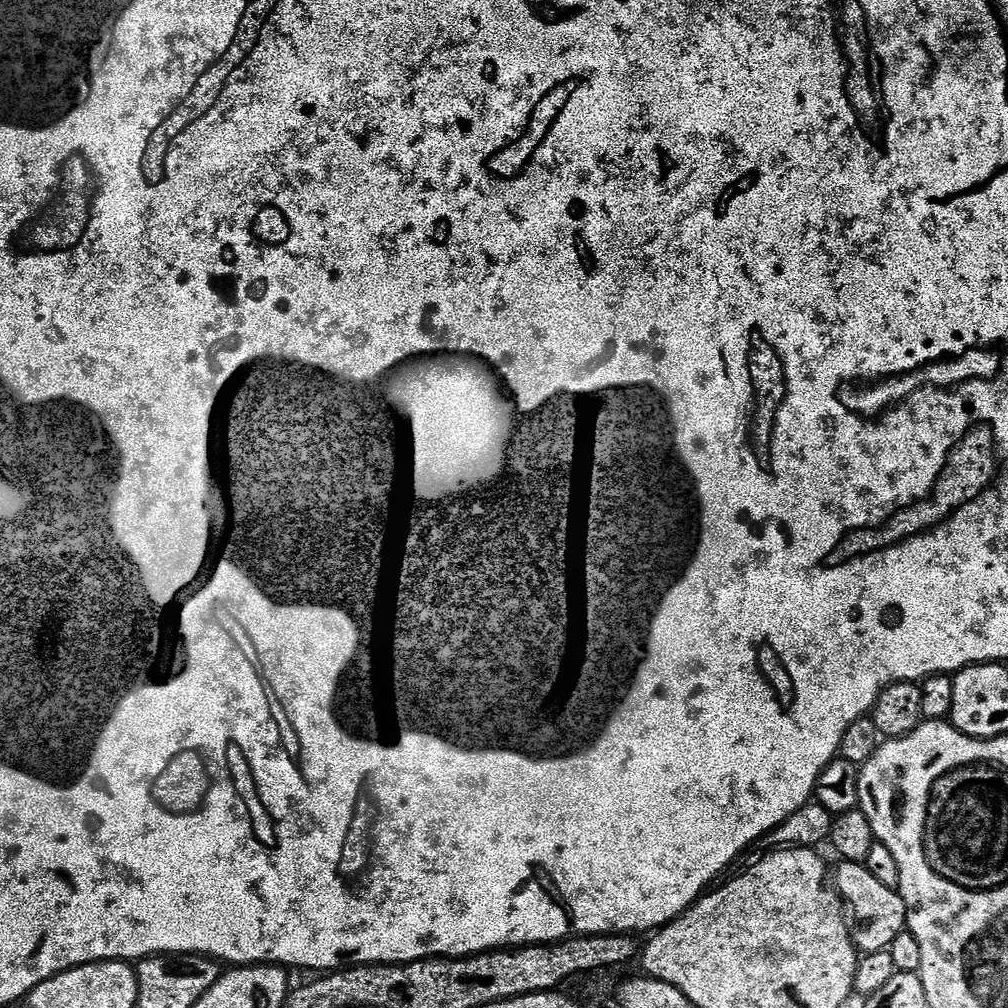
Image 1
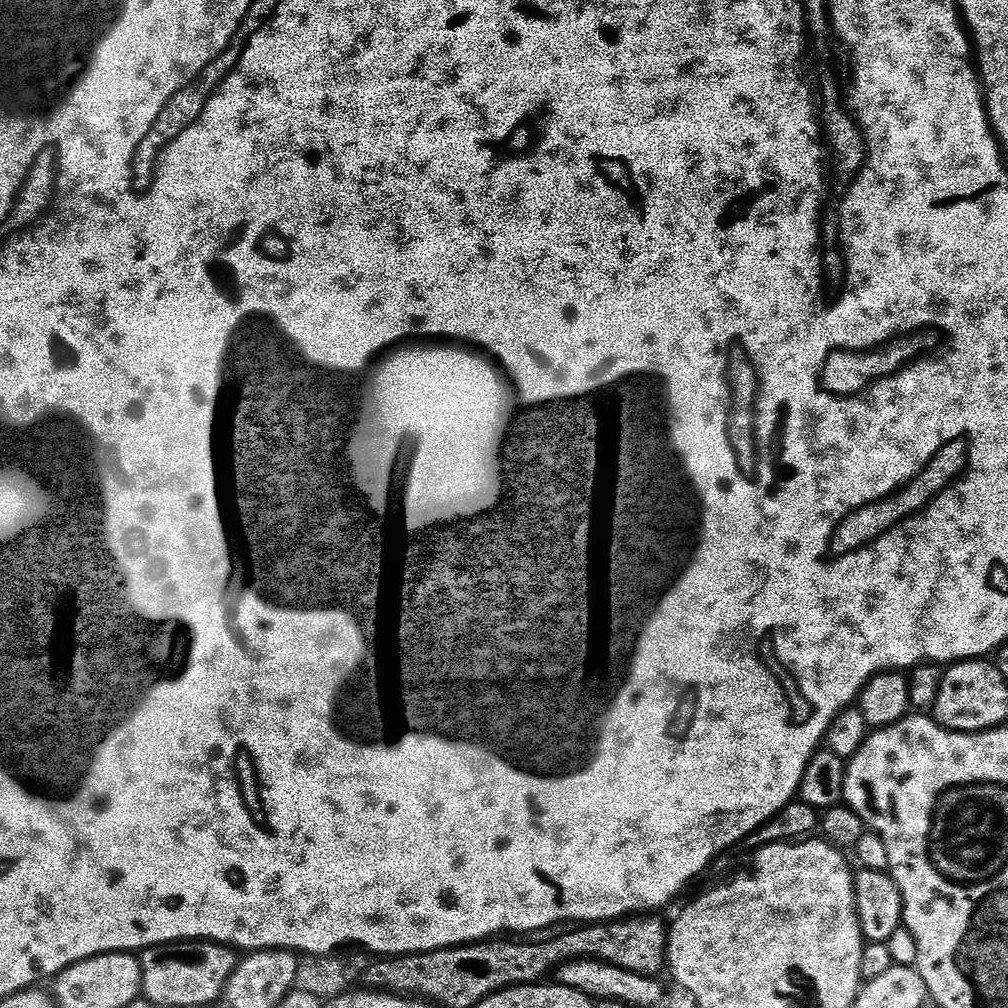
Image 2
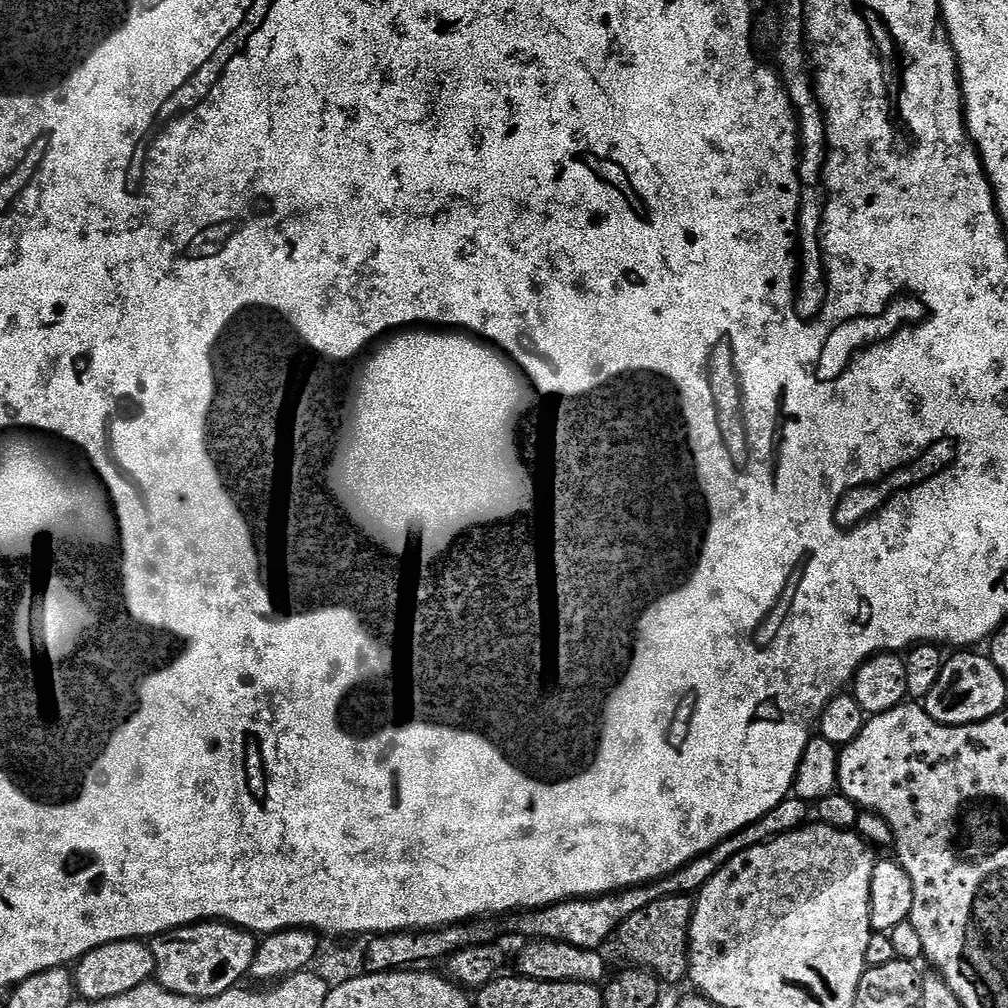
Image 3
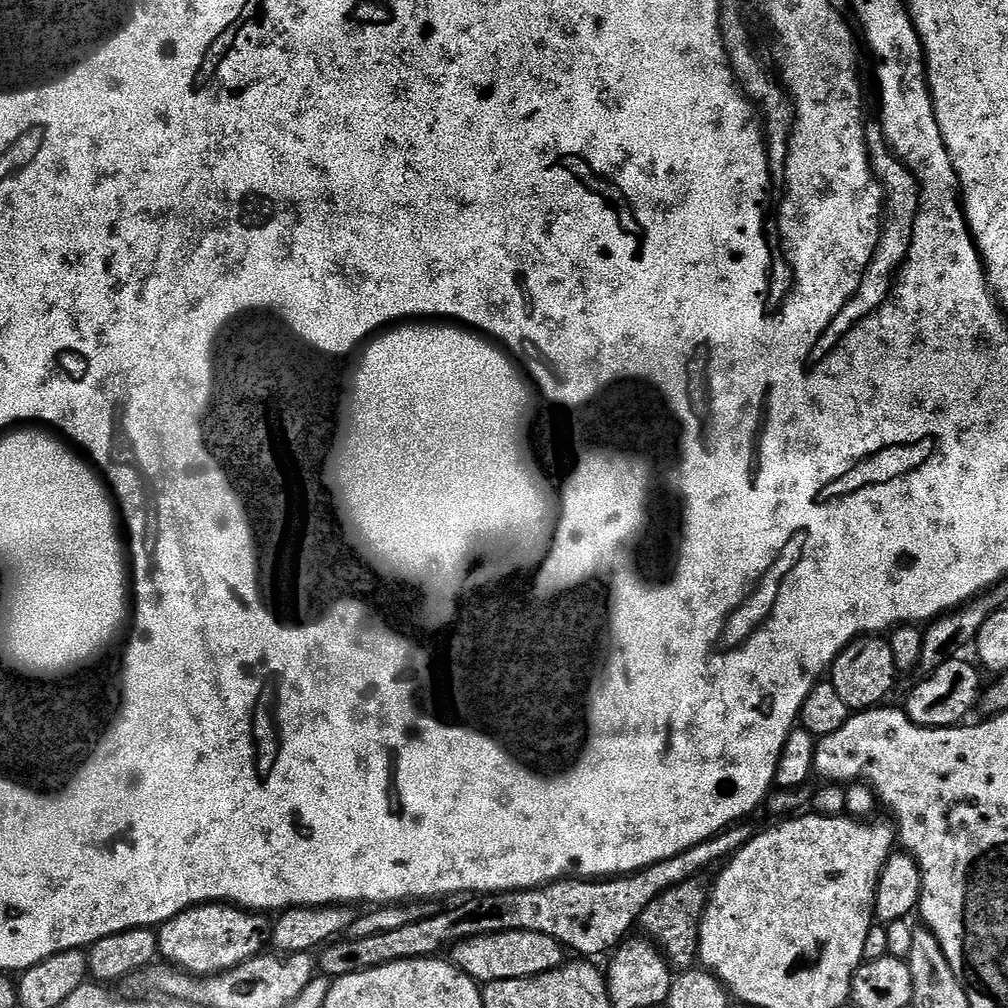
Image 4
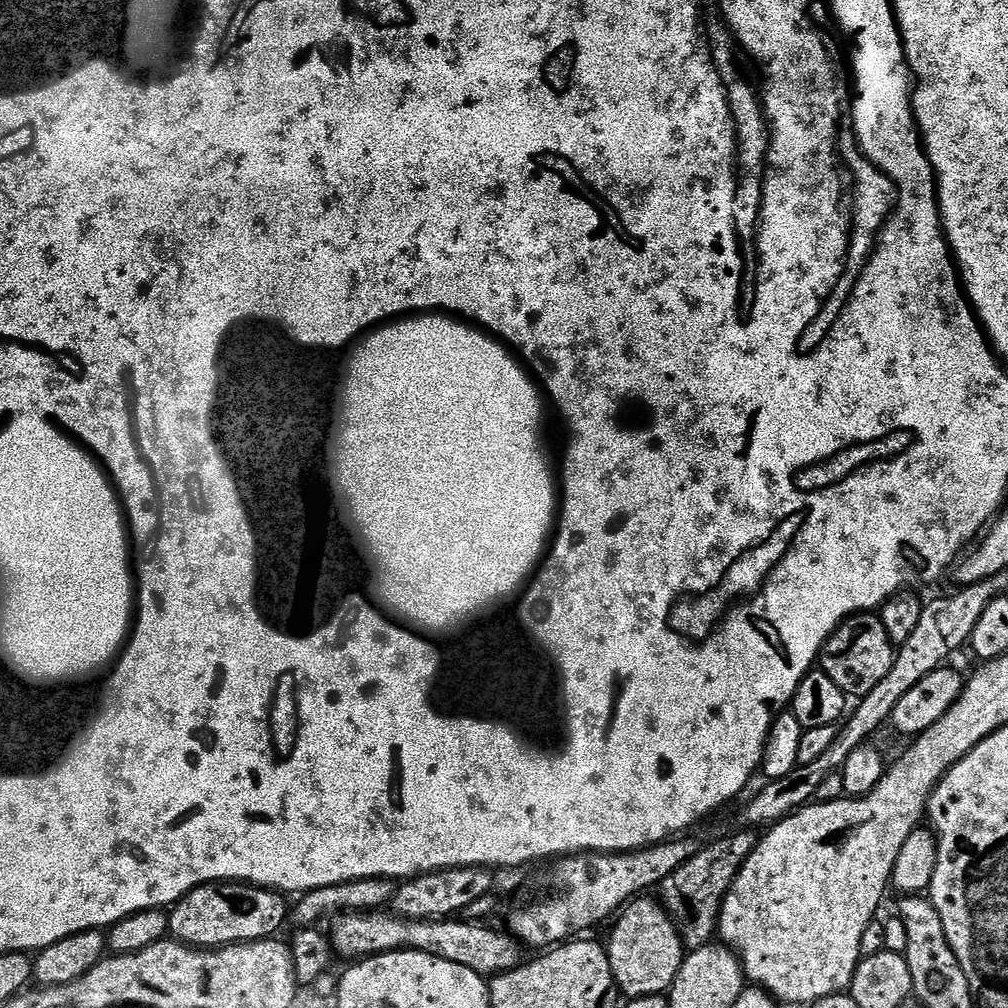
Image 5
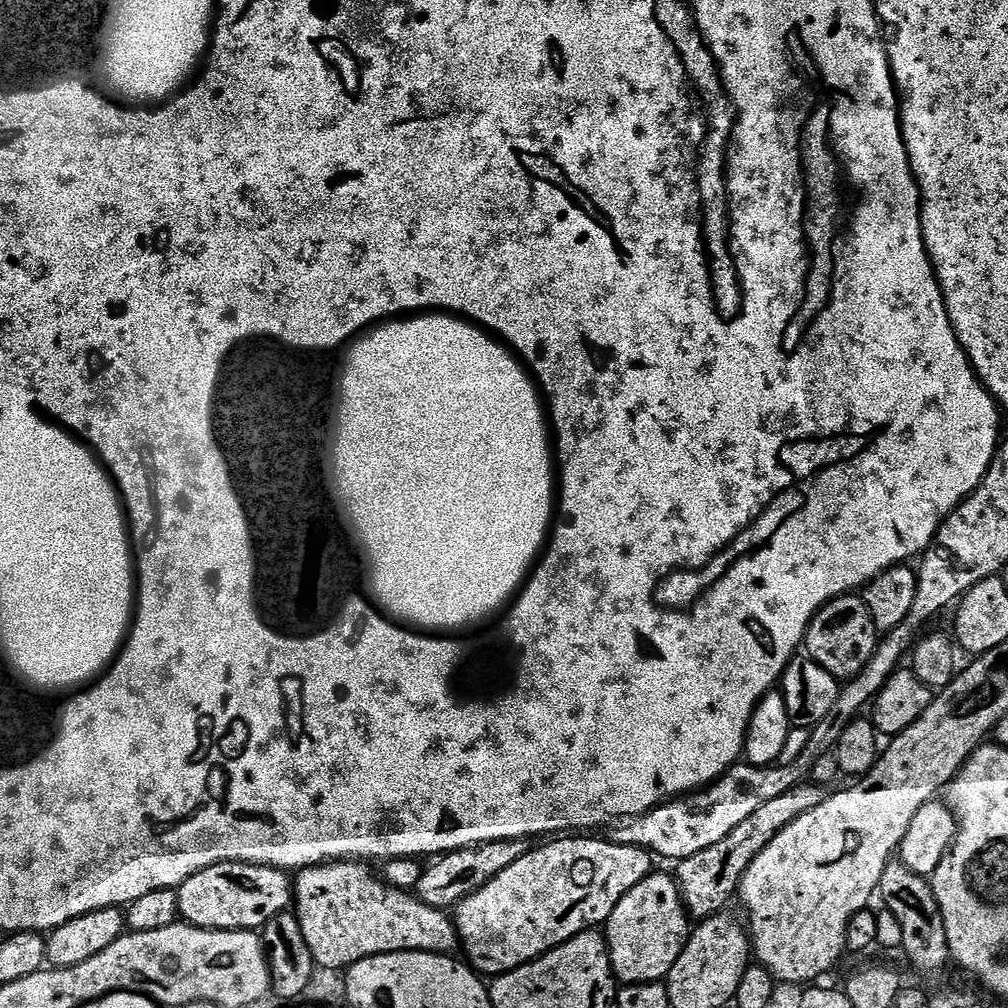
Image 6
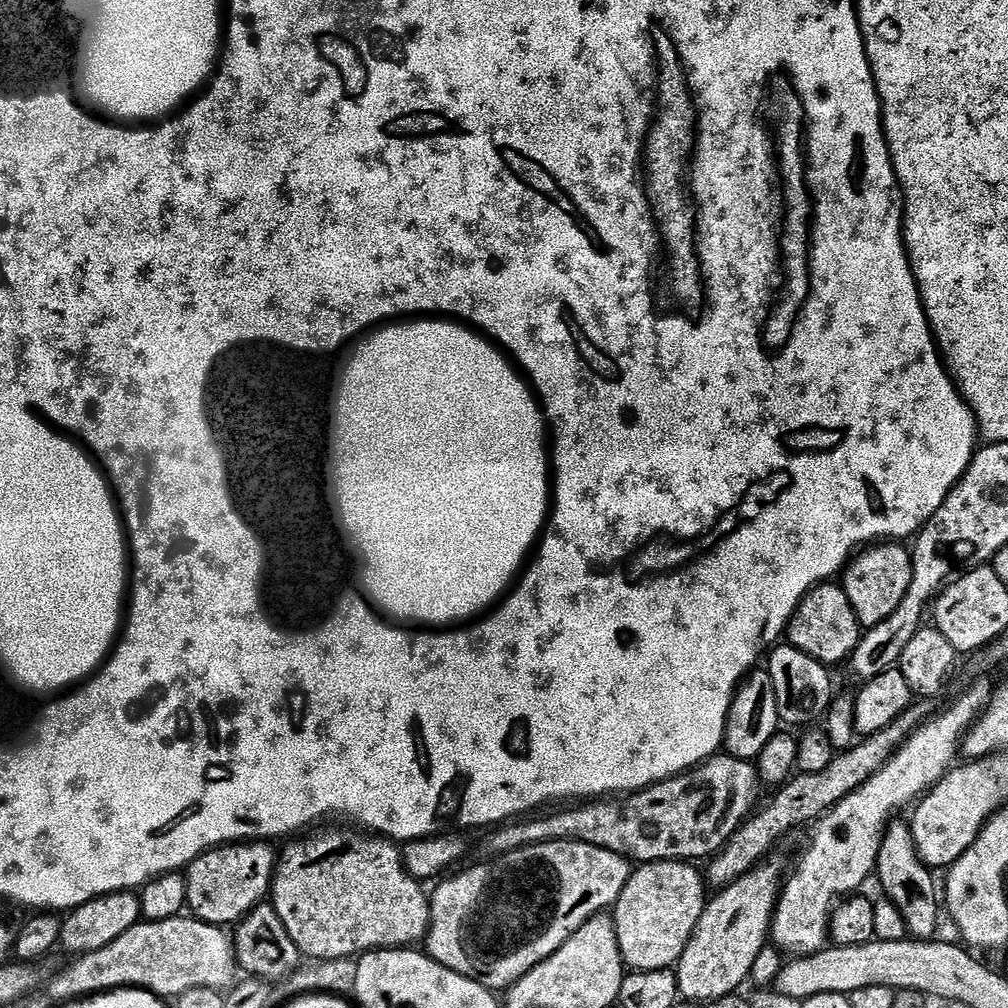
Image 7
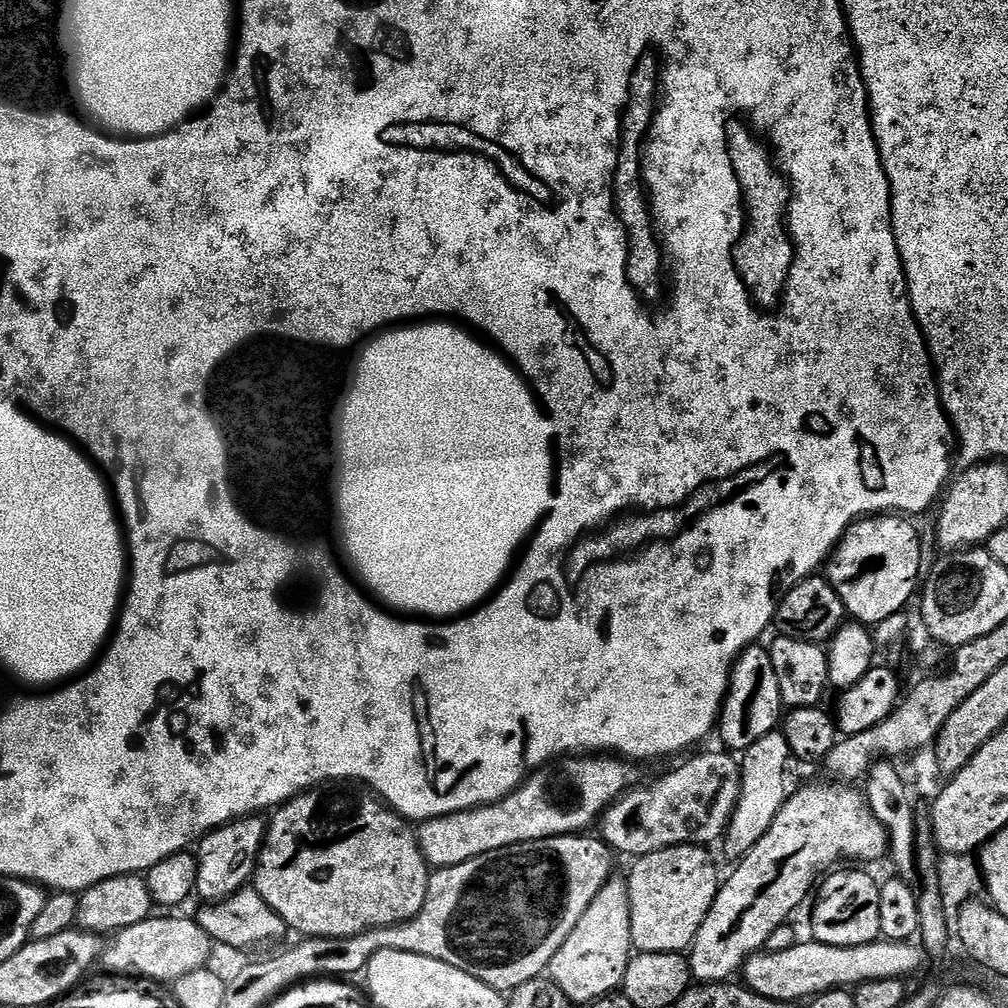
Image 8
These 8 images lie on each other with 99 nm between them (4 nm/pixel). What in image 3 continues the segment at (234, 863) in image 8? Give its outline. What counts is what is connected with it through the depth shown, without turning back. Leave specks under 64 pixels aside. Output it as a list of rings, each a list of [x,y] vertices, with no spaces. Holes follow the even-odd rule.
[[[206,920],[198,924],[187,924],[181,928],[173,928],[170,932],[161,932],[150,940],[152,957],[154,958],[154,980],[166,991],[174,995],[189,996],[192,999],[210,999],[237,987],[243,976],[252,971],[254,954],[258,940],[253,933],[244,928],[235,928],[218,920]]]

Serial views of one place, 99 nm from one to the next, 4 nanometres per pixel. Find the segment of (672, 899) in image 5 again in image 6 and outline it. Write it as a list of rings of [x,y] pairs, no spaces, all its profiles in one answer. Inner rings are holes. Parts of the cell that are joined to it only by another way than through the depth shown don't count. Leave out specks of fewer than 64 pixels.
[[[811,782],[802,783],[794,790],[786,790],[786,794],[773,798],[766,802],[766,806],[750,814],[746,822],[734,826],[734,830],[730,830],[722,842],[714,842],[714,846],[707,846],[698,854],[679,861],[675,865],[674,879],[680,886],[680,897],[684,900],[689,917],[701,922],[709,920],[711,916],[721,915],[727,909],[724,907],[739,893],[742,878],[746,870],[750,870],[750,862],[754,862],[754,858],[758,858],[758,854],[762,854],[762,850],[766,850],[766,846],[770,846],[770,842],[774,842],[774,838],[778,838],[778,834],[782,834],[790,822],[802,818],[802,814],[821,804],[825,795],[821,785]]]

